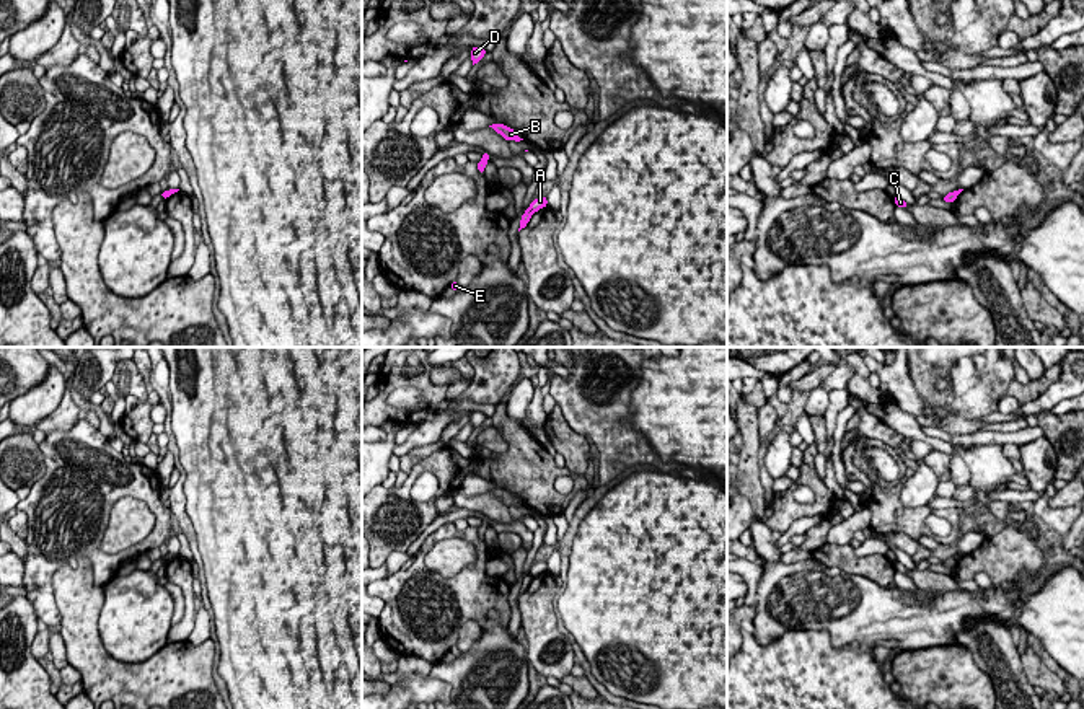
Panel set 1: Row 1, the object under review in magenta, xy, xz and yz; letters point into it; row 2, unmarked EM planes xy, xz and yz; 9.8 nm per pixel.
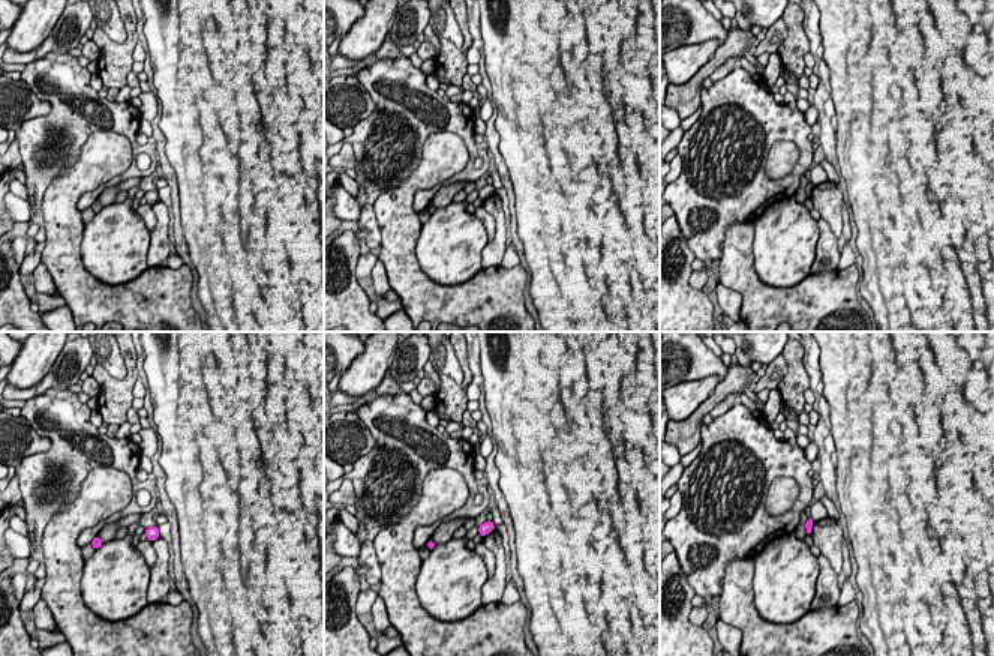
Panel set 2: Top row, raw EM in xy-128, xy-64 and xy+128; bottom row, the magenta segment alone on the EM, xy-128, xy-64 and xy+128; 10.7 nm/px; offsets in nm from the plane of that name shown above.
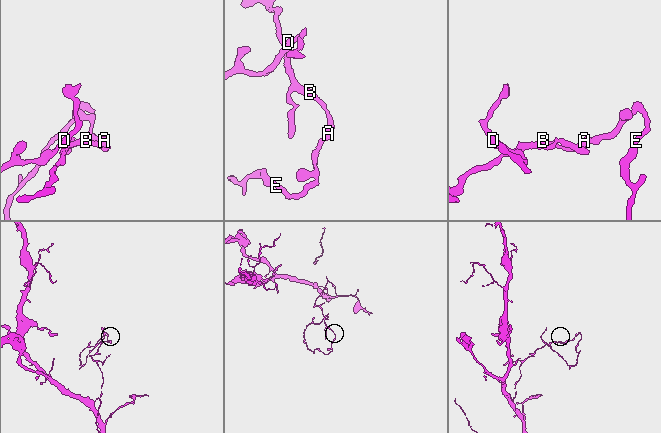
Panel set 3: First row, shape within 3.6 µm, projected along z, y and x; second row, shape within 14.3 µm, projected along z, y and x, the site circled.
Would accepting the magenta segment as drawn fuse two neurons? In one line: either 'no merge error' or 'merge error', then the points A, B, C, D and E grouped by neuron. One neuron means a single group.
merge error | A B C / D E

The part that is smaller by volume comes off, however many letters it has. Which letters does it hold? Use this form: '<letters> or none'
D, E

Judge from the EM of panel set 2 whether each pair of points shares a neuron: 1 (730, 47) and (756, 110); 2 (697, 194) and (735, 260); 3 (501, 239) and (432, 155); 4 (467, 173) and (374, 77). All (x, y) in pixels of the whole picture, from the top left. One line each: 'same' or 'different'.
1: different
2: different
3: different
4: same

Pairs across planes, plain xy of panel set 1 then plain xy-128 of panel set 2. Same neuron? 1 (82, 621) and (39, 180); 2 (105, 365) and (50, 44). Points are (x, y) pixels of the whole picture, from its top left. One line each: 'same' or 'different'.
1: different
2: same

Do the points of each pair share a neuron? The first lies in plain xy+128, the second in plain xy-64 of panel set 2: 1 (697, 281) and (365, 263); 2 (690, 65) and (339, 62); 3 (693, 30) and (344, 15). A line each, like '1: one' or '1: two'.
1: one
2: two
3: one

